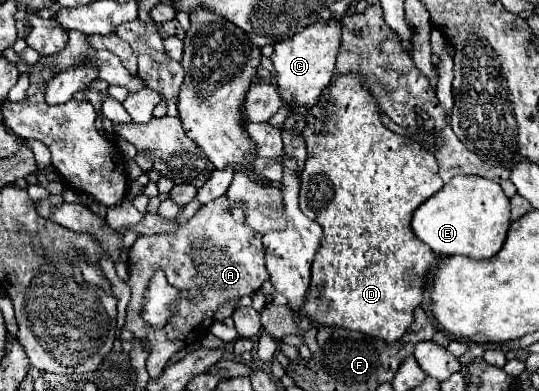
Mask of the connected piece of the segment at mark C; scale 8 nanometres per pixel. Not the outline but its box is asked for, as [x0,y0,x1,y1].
[271,21,341,109]

